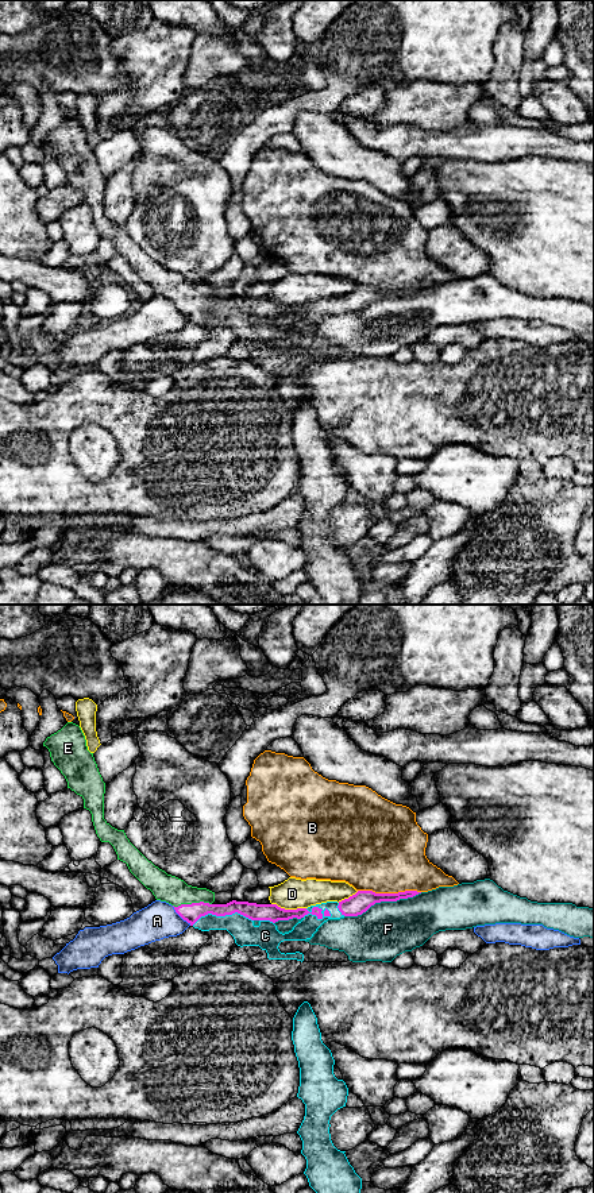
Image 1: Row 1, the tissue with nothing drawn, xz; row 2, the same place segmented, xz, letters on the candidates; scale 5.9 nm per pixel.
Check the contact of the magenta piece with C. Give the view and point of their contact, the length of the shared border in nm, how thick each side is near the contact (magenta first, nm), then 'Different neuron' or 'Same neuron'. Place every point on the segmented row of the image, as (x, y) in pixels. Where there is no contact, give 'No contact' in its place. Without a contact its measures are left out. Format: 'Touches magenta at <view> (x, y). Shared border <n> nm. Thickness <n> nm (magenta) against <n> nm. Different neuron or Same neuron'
Touches magenta at xz (316, 915). Shared border 180 nm. Thickness 90 nm (magenta) against 120 nm. Same neuron

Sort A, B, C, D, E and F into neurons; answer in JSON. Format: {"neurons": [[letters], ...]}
{"neurons": [["A"], ["B"], ["C", "E"], ["D"], ["F"]]}

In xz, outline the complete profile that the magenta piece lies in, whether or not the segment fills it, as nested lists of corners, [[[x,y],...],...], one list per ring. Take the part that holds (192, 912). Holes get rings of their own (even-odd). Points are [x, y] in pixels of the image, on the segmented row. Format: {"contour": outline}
{"contour": [[[68,722],[61,730],[47,737],[43,746],[49,749],[51,761],[65,776],[68,788],[84,799],[84,808],[90,811],[100,841],[113,846],[117,860],[127,864],[130,872],[153,892],[157,900],[171,904],[176,912],[194,928],[201,931],[227,930],[238,946],[259,946],[267,953],[269,960],[302,962],[302,953],[281,953],[279,943],[310,939],[328,919],[358,916],[375,903],[397,901],[421,893],[417,891],[398,893],[358,891],[339,903],[327,901],[297,910],[236,900],[215,904],[215,892],[188,885],[184,880],[167,875],[130,842],[124,830],[112,827],[104,819],[105,783],[78,725]],[[293,918],[300,922],[292,931],[282,934],[277,930],[275,922]]]}

